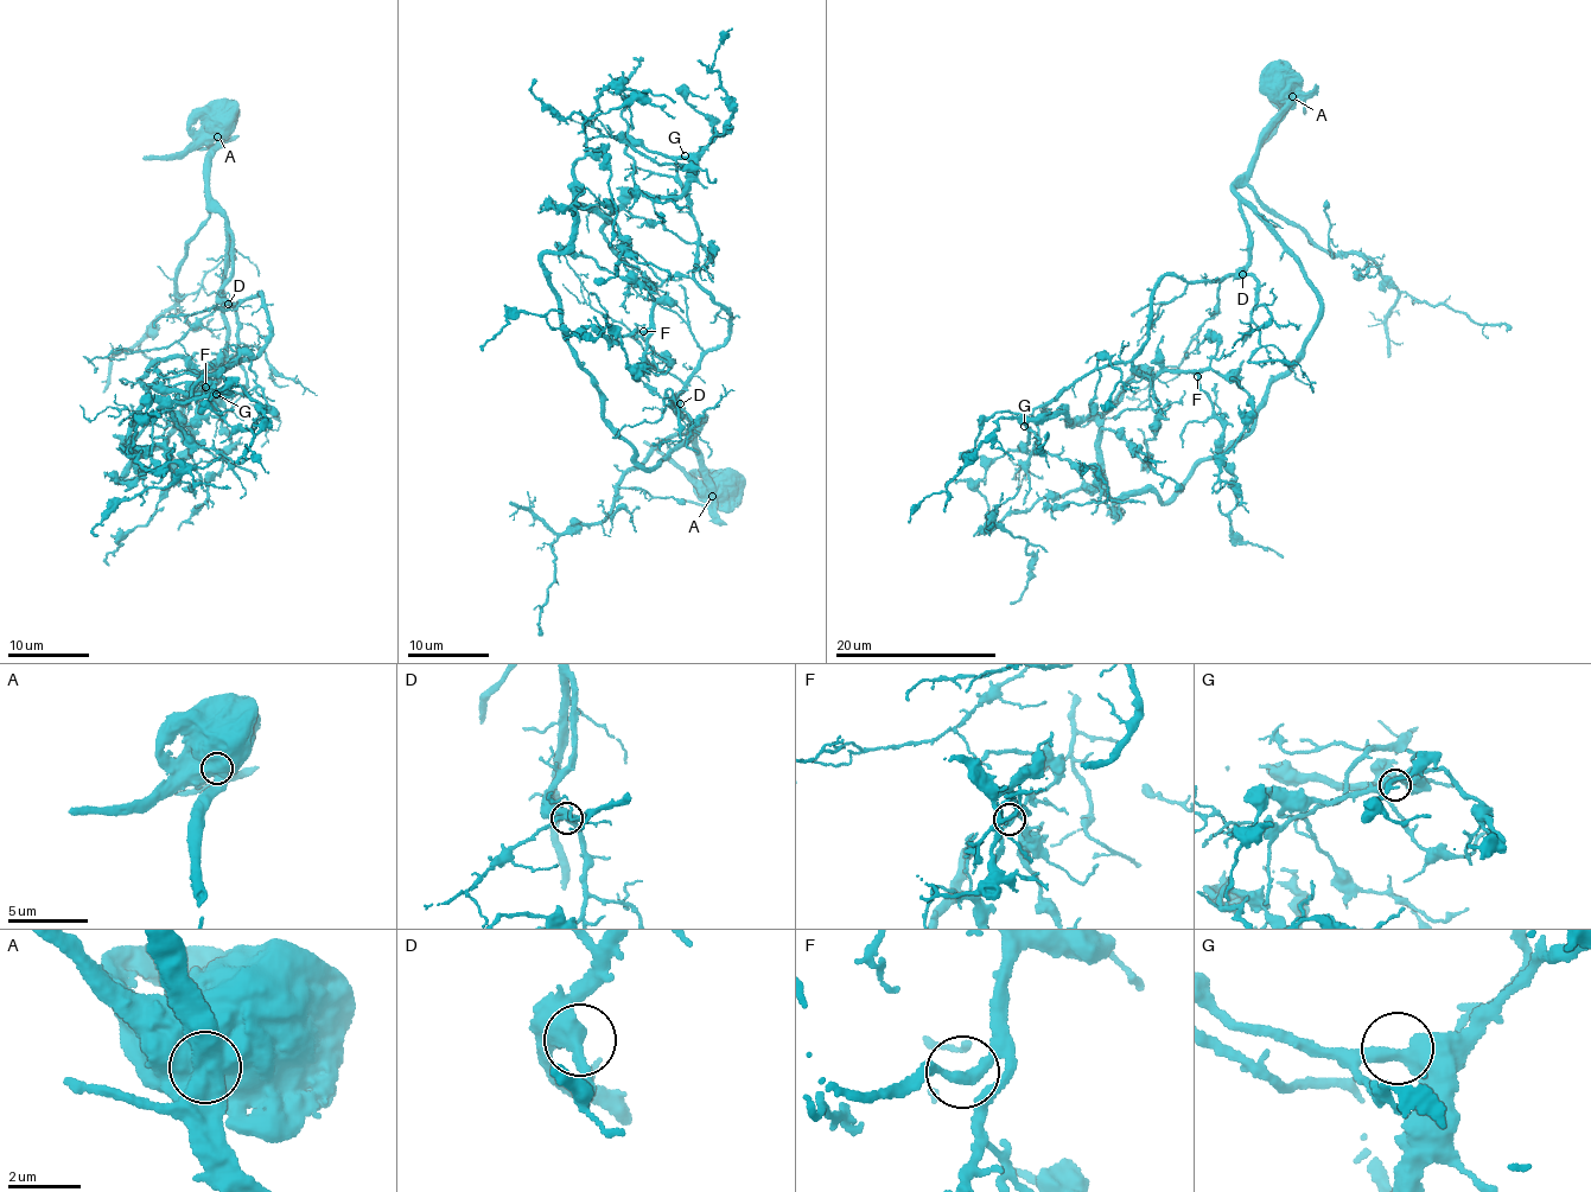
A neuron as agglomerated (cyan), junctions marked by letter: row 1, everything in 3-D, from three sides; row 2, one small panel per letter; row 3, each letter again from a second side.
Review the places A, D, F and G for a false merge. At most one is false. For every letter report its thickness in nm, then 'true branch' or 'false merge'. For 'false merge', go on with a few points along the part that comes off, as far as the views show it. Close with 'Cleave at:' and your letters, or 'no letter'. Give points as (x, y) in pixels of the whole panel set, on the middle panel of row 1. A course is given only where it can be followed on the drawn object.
A: 900 nm thick; false merge; foreign part runs (712, 497), (643, 440)
D: 480 nm thick; true branch
F: 300 nm thick; true branch
G: 460 nm thick; true branch
Cleave at: A

